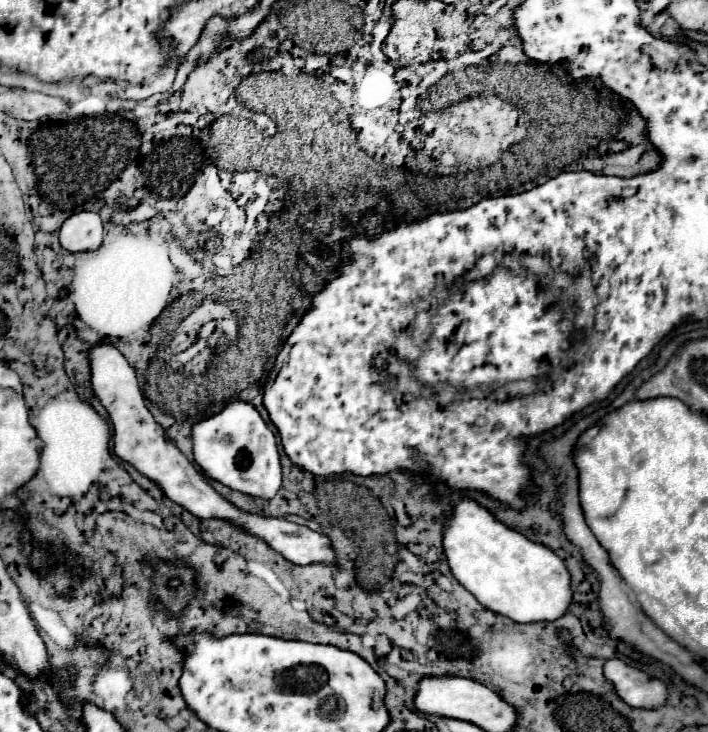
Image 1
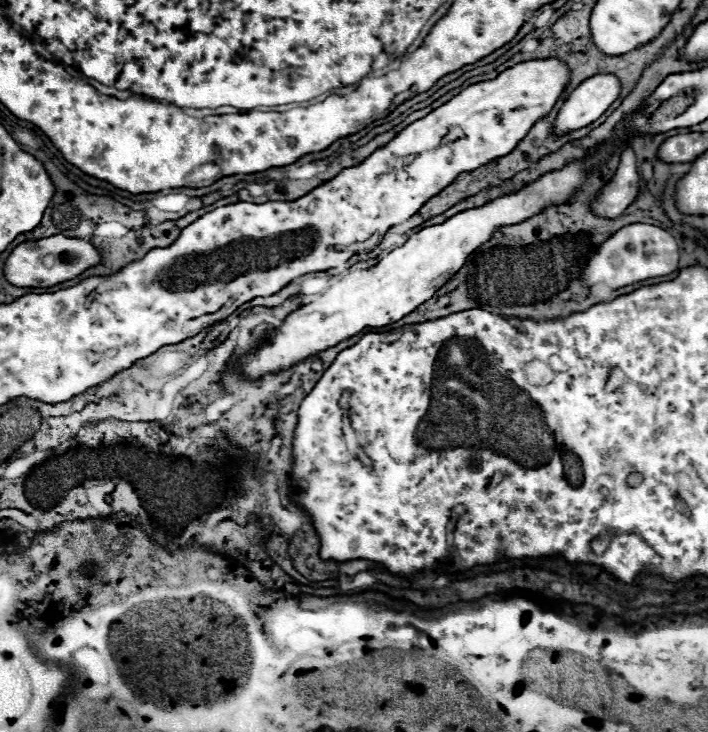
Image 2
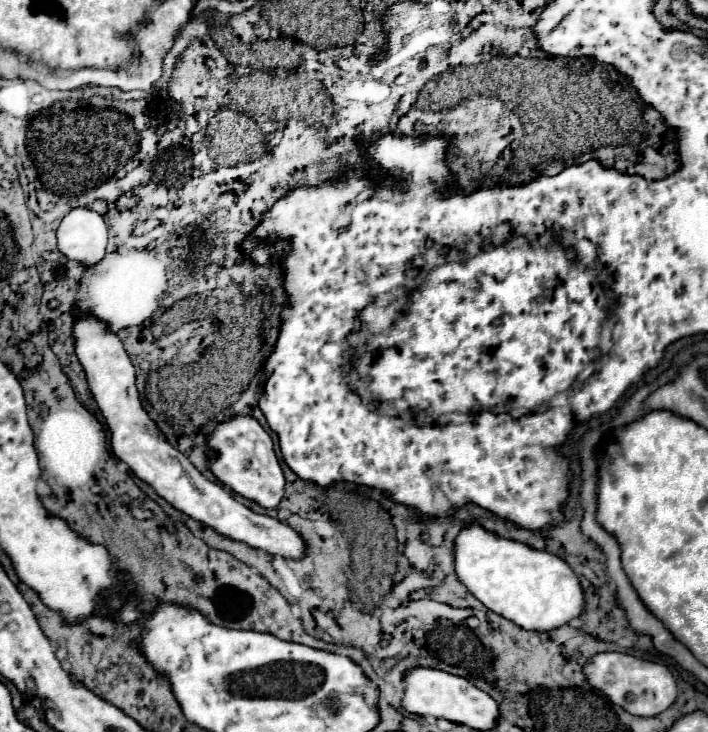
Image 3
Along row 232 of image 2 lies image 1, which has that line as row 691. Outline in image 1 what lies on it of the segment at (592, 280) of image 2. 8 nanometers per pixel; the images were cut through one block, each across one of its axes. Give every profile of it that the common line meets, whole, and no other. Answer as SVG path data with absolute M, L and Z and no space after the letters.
M618 658L604 662L604 678L614 686L618 698L632 708L654 710L668 700L668 688L662 680L632 668Z

